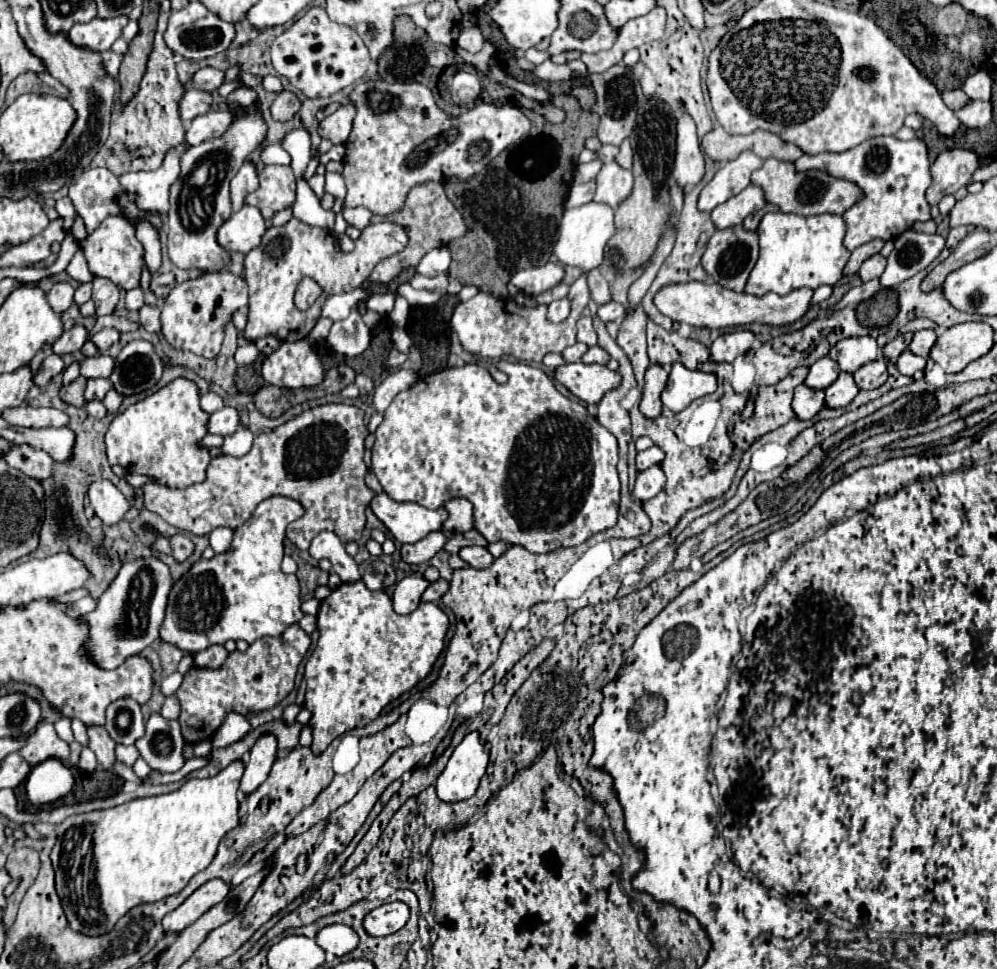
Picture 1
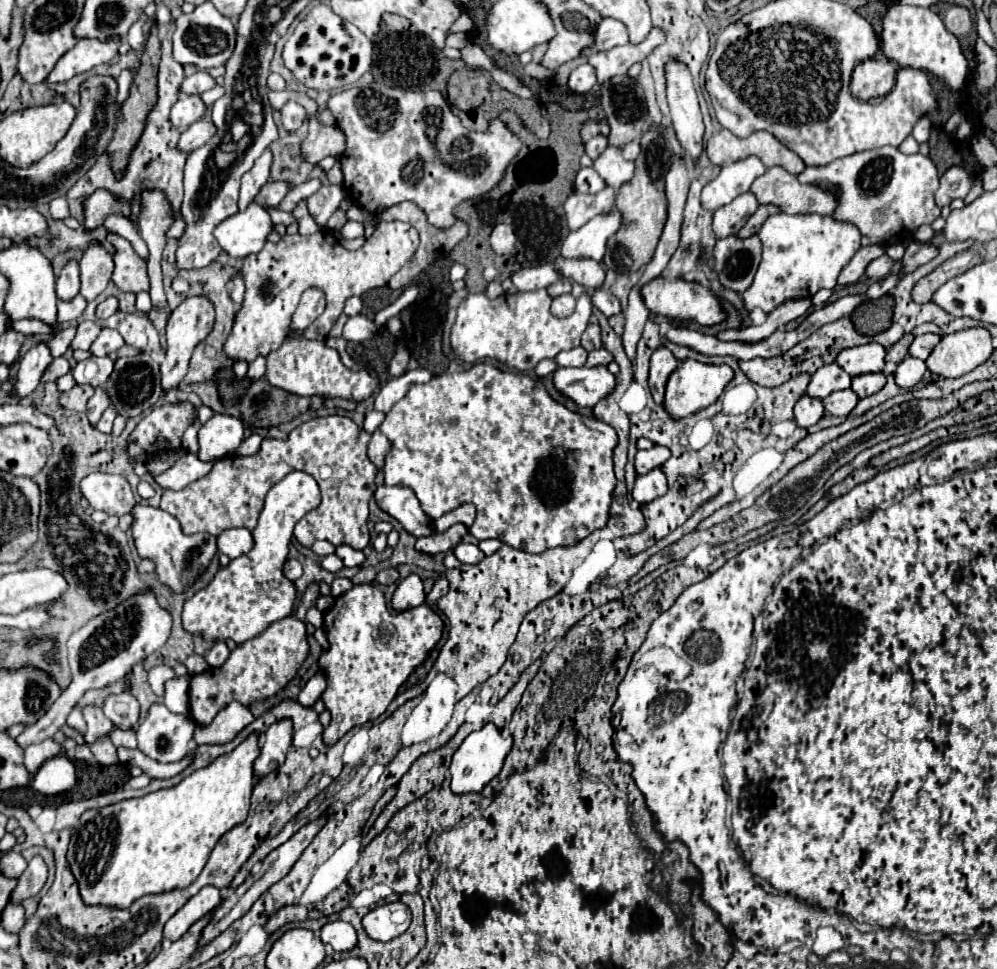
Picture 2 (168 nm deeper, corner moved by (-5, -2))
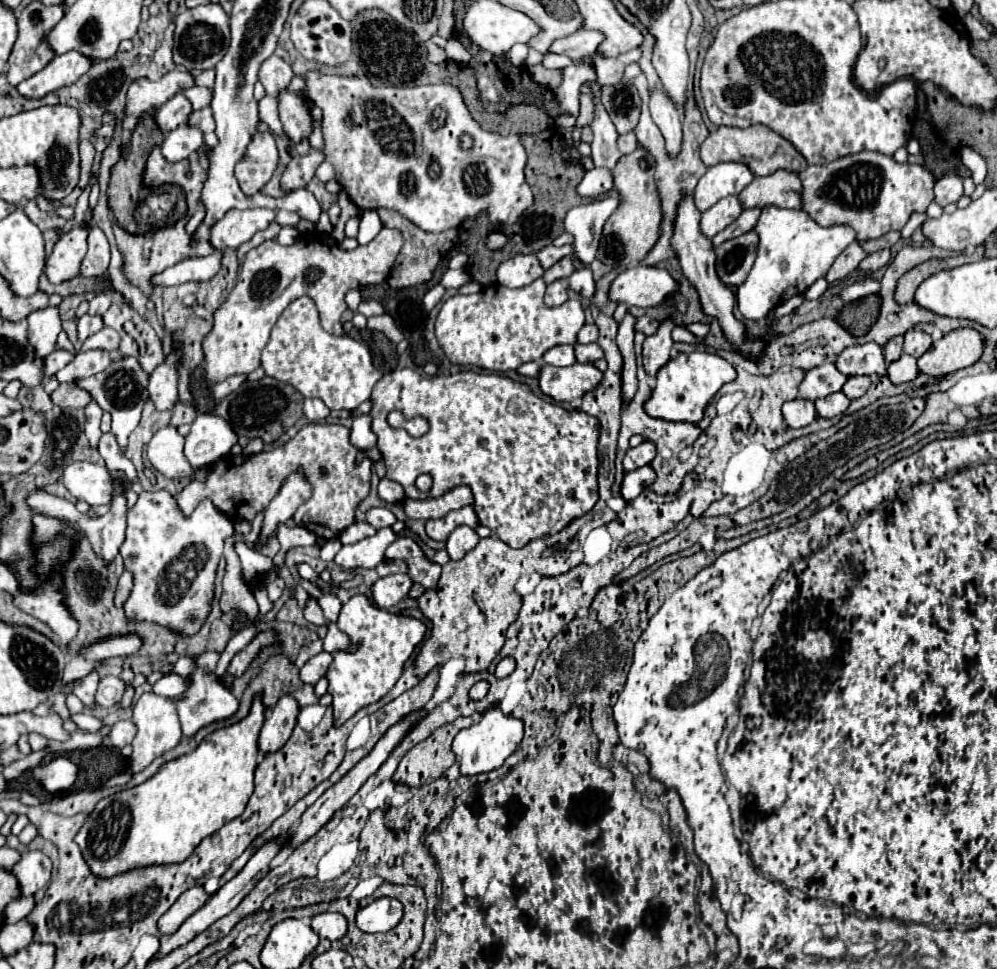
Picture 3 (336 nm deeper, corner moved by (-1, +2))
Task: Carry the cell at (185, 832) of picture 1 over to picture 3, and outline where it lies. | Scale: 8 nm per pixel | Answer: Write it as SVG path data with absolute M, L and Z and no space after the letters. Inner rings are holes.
M256 694L246 718L230 726L216 728L192 752L164 762L164 766L160 766L160 770L146 782L102 798L76 836L76 844L82 848L84 860L92 872L102 878L110 878L132 868L184 862L206 836L212 836L226 822L238 818L254 792L258 734L264 724L264 712L266 706L262 704L262 694Z

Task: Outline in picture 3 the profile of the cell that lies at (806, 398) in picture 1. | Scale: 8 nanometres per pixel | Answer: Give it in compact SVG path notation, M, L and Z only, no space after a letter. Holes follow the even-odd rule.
M796 398L782 406L782 416L790 428L804 428L816 420L816 408L814 402Z

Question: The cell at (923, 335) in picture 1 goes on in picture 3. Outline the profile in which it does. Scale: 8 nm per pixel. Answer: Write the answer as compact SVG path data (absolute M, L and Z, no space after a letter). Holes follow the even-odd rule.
M908 330L904 334L904 352L914 358L920 358L930 346L932 346L932 338L926 332Z

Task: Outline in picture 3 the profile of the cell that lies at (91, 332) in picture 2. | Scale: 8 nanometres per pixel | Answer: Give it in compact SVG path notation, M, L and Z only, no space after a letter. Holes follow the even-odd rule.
M84 314L84 316L78 320L78 338L80 338L80 340L86 340L88 336L96 334L102 326L104 326L104 322L102 322L100 316Z

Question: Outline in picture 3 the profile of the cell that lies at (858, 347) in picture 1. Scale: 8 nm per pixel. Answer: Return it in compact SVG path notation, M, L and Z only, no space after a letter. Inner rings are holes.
M876 342L846 348L838 356L836 368L844 376L872 376L872 374L886 376L884 354L882 354L882 348Z

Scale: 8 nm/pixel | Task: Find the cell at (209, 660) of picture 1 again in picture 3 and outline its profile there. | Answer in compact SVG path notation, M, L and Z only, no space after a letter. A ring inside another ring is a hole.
M216 652L200 654L196 658L196 670L188 676L188 689L180 698L174 700L184 736L196 734L202 726L206 726L210 722L230 718L238 710L238 700L234 698L234 694L229 689L222 685L220 678L214 674L218 660L220 660L220 654L216 654Z

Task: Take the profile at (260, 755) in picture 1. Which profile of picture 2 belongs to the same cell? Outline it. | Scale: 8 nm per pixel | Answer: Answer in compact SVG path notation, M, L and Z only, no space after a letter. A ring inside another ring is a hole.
M280 720L276 724L272 724L266 732L264 732L264 746L260 750L260 756L254 762L254 776L256 778L264 778L268 776L272 770L280 768L286 752L292 744L292 722L290 720Z

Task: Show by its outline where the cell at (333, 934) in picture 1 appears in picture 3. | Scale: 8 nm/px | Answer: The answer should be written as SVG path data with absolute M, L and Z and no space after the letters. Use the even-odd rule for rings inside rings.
M322 912L312 916L312 930L328 940L340 940L346 934L346 918L338 912Z

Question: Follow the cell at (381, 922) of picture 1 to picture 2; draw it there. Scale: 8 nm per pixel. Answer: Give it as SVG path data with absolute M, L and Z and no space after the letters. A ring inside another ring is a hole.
M392 902L370 910L364 916L362 926L370 938L378 942L388 942L400 936L402 932L406 932L406 928L410 926L410 920L412 916L408 906L404 906L402 902Z

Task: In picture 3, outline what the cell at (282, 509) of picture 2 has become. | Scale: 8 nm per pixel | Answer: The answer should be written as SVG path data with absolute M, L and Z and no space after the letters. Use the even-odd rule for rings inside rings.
M292 474L288 476L286 484L280 488L276 498L268 504L264 524L262 524L262 540L274 538L278 524L286 522L288 518L294 516L296 508L304 504L312 496L312 486L306 482L302 474Z

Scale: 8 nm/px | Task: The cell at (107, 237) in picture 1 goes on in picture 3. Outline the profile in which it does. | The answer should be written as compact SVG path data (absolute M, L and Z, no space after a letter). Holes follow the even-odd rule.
M214 252L206 258L190 258L154 276L154 284L172 286L172 284L184 284L184 282L206 282L218 274L220 262L222 262L222 252Z

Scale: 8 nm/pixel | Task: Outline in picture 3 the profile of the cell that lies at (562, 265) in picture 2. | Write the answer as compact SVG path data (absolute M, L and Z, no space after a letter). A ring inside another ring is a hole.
M546 246L544 250L540 250L536 256L538 256L538 262L540 262L540 266L546 270L546 268L550 268L550 266L554 266L560 258L564 258L564 256L568 256L568 254L572 254L574 250L572 250L572 246L560 246L560 248L556 248L556 246Z

